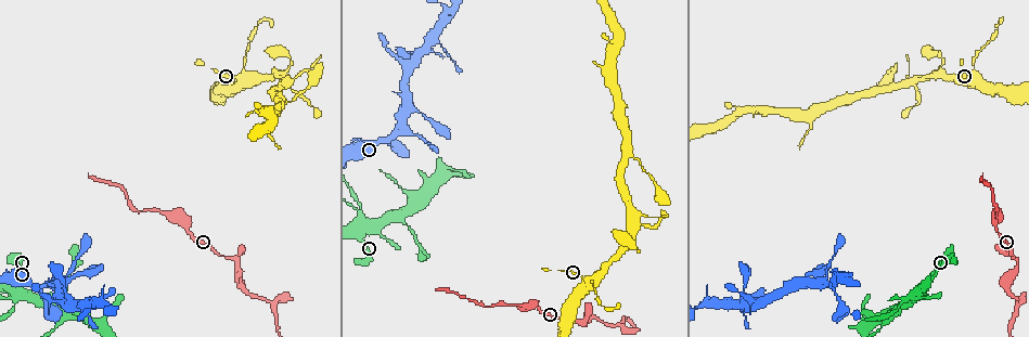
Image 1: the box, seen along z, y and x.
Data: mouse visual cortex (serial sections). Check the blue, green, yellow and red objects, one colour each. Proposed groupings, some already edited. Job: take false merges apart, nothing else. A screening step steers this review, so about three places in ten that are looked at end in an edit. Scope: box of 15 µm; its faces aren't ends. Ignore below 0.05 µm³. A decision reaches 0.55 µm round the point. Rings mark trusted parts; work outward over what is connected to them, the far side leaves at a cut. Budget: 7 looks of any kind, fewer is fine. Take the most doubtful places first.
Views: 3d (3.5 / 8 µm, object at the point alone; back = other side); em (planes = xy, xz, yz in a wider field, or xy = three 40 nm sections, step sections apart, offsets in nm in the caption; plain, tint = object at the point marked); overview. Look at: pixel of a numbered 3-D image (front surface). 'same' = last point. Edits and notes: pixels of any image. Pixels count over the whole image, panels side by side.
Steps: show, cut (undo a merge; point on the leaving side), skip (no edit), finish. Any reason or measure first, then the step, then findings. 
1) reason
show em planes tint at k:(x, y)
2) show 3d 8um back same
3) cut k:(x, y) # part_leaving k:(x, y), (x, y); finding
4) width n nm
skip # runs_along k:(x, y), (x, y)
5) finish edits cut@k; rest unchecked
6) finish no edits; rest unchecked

a narrow waist
show 3d 3.5um at 1:(245, 65)

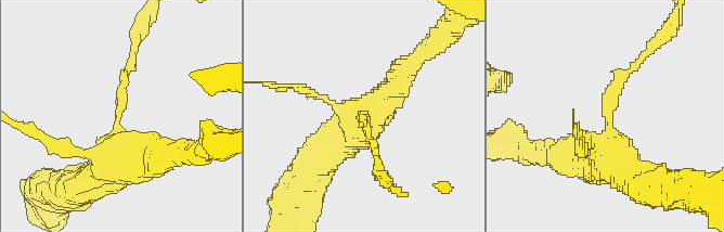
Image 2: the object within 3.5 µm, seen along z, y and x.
arm_widths 100, 150 nm
cut 2:(619, 84) # a second cell is stuck on

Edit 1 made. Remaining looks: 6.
see it whole again
show overview

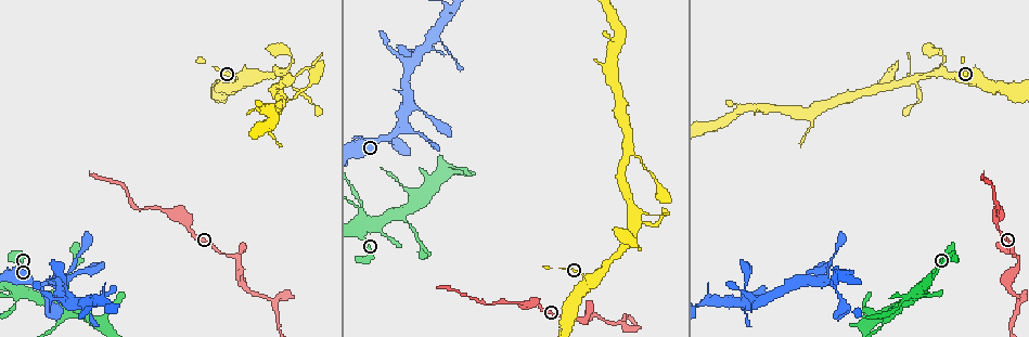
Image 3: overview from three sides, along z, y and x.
sharp bend
show 3d 3.5um at 3:(1014, 255)

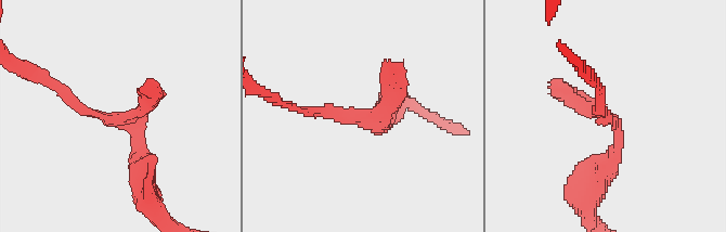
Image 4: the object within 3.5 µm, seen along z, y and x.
show em xy step 1 tint at 4:(371, 118)

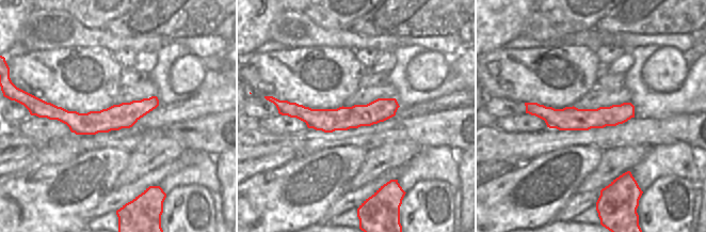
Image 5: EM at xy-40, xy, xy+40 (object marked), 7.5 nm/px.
skip # runs_along 4:(63, 92), (103, 118), (133, 118), (143, 176); one cell here

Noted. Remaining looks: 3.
a fork
show 3d 3.5um at 3:(1019, 299)

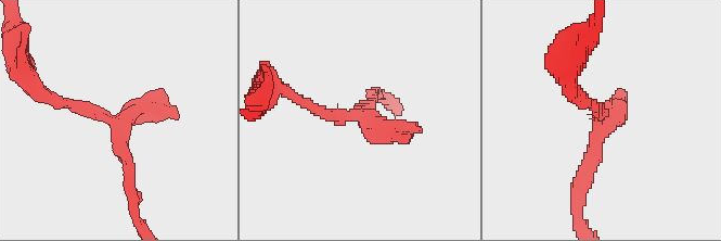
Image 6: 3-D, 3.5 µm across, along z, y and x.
show em xy step 2 tint at 6:(114, 124)

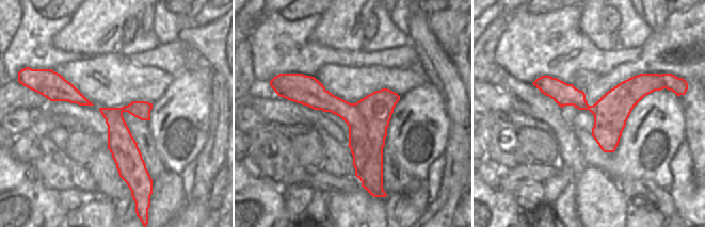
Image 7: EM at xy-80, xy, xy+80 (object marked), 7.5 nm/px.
skip # continuous, no second cell

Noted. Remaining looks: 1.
finish edits cut@2; rest unchecked

